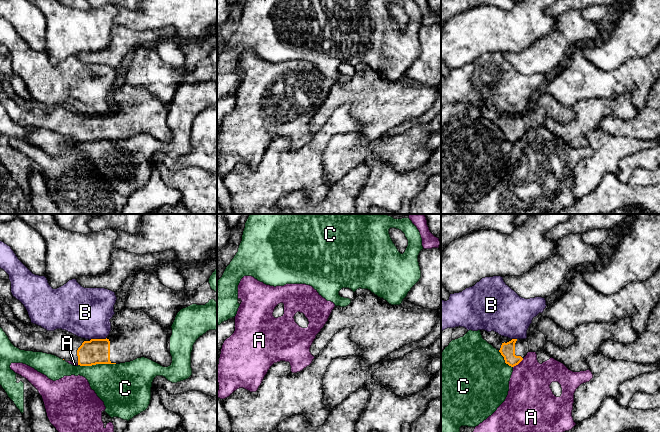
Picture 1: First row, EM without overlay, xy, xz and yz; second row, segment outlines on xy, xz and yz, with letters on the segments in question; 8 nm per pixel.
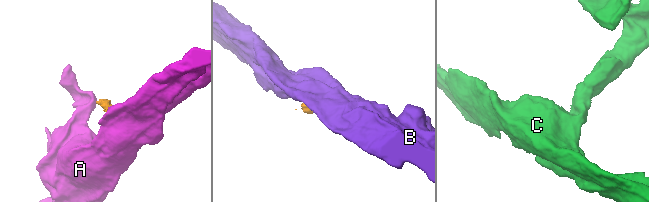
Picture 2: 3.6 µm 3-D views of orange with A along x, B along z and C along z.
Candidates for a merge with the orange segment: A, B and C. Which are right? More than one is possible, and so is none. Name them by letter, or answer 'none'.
none

